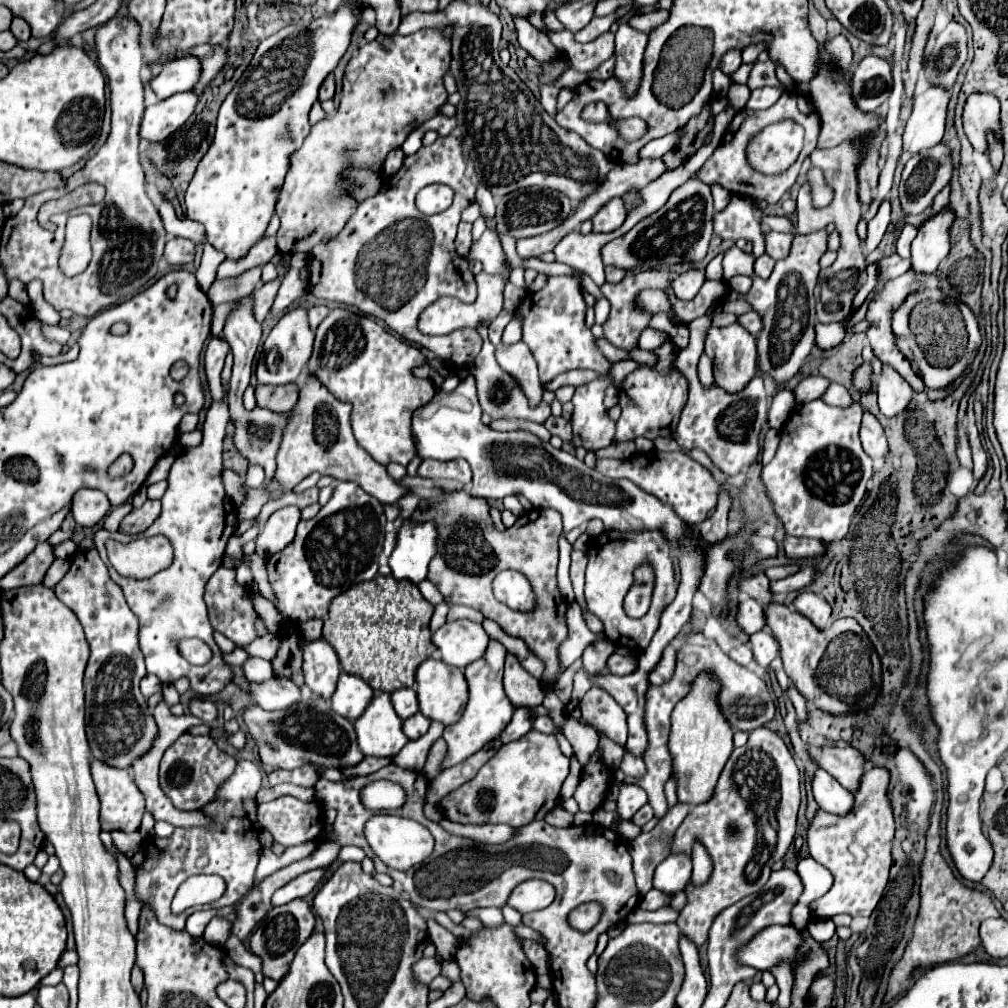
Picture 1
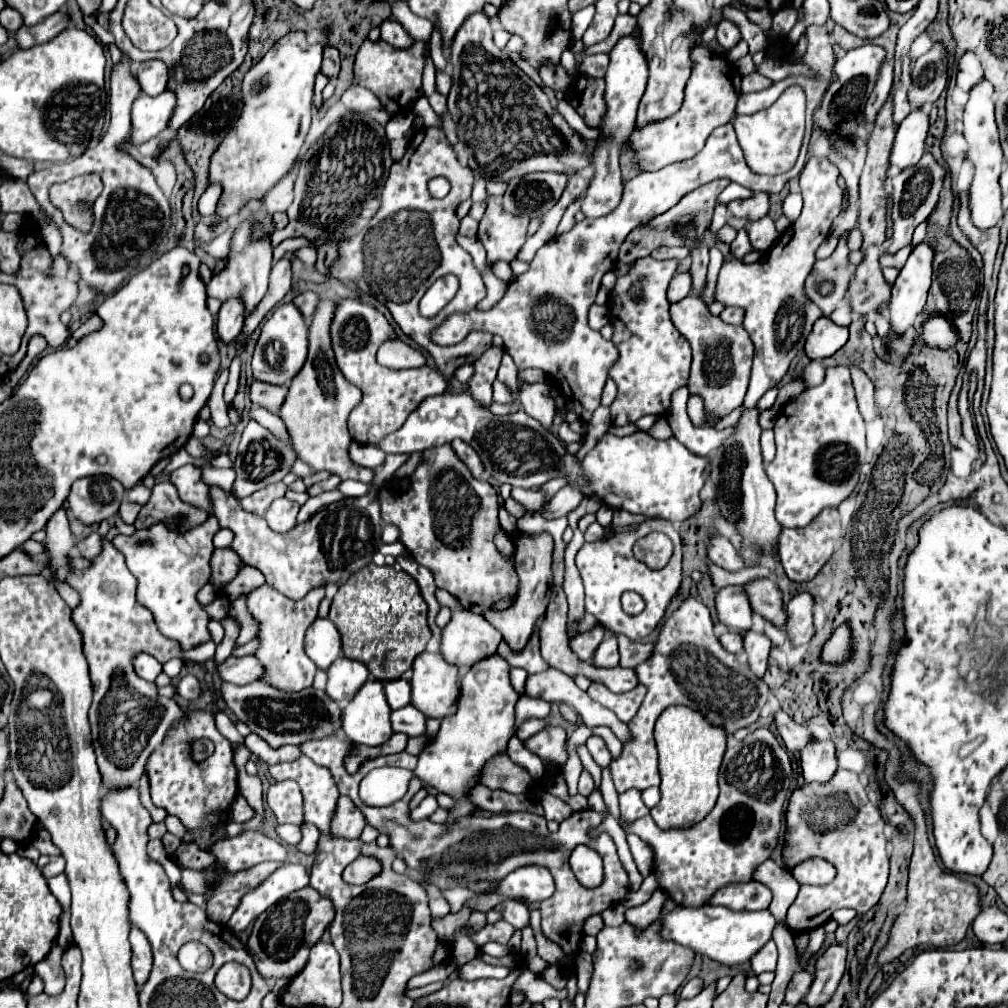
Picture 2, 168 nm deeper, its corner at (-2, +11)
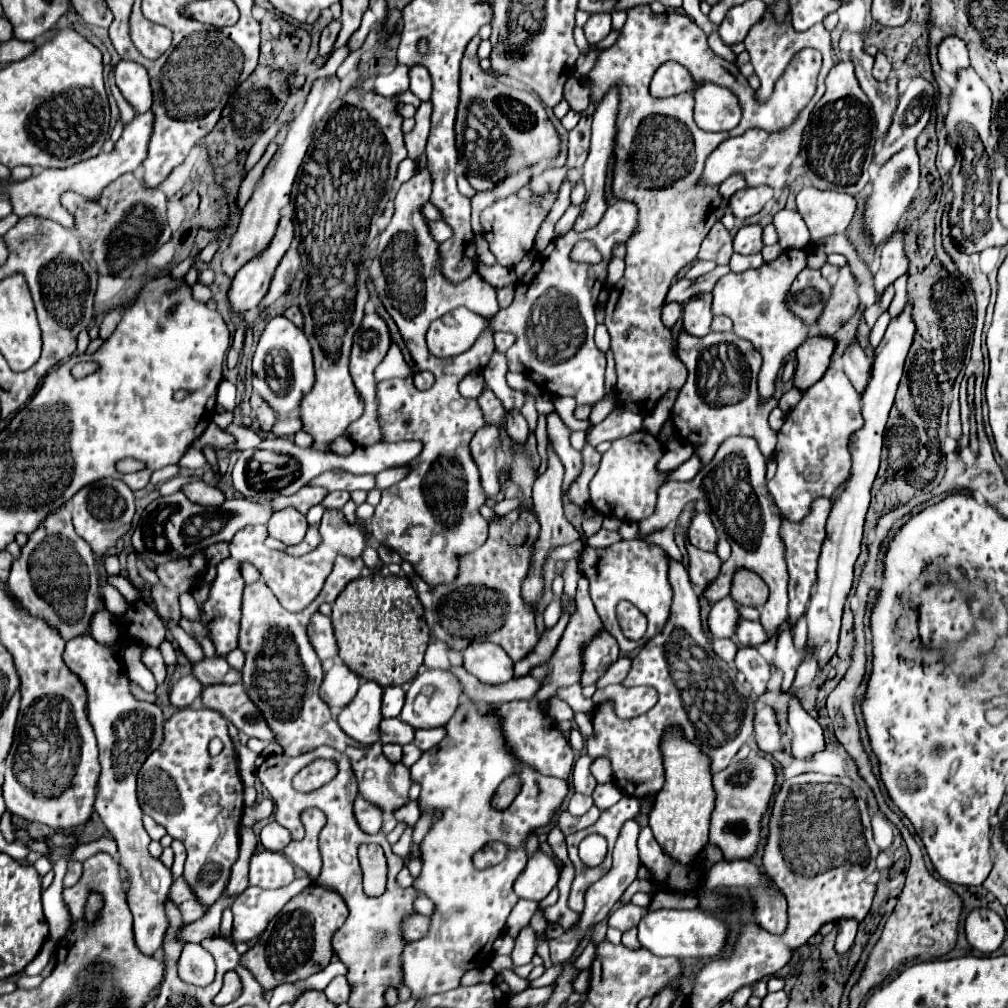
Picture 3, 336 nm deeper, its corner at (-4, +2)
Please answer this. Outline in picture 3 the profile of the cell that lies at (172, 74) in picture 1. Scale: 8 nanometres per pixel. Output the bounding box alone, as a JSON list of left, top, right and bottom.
[114,61,152,113]

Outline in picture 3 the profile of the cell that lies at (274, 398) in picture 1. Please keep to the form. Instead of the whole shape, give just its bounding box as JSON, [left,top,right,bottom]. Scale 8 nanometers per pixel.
[250,393,276,431]

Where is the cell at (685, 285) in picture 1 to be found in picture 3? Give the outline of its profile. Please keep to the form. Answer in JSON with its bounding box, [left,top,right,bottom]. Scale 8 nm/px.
[662,303,682,329]

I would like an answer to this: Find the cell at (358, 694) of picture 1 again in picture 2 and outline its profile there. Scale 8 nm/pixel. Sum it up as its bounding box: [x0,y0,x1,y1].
[326,656,370,706]

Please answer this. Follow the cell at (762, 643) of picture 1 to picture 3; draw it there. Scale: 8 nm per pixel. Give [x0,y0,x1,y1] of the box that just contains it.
[734,647,770,695]

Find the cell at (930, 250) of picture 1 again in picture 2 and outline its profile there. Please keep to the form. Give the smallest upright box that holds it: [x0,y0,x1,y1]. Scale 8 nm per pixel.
[888,240,934,338]

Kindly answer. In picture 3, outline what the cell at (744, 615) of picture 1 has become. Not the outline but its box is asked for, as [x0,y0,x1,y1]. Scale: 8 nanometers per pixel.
[708,597,740,637]

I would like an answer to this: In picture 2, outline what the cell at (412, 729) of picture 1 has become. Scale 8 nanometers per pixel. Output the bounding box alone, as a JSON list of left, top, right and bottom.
[392,706,426,736]

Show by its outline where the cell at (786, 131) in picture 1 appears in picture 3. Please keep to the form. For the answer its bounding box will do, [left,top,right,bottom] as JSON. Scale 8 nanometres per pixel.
[586,5,822,413]

